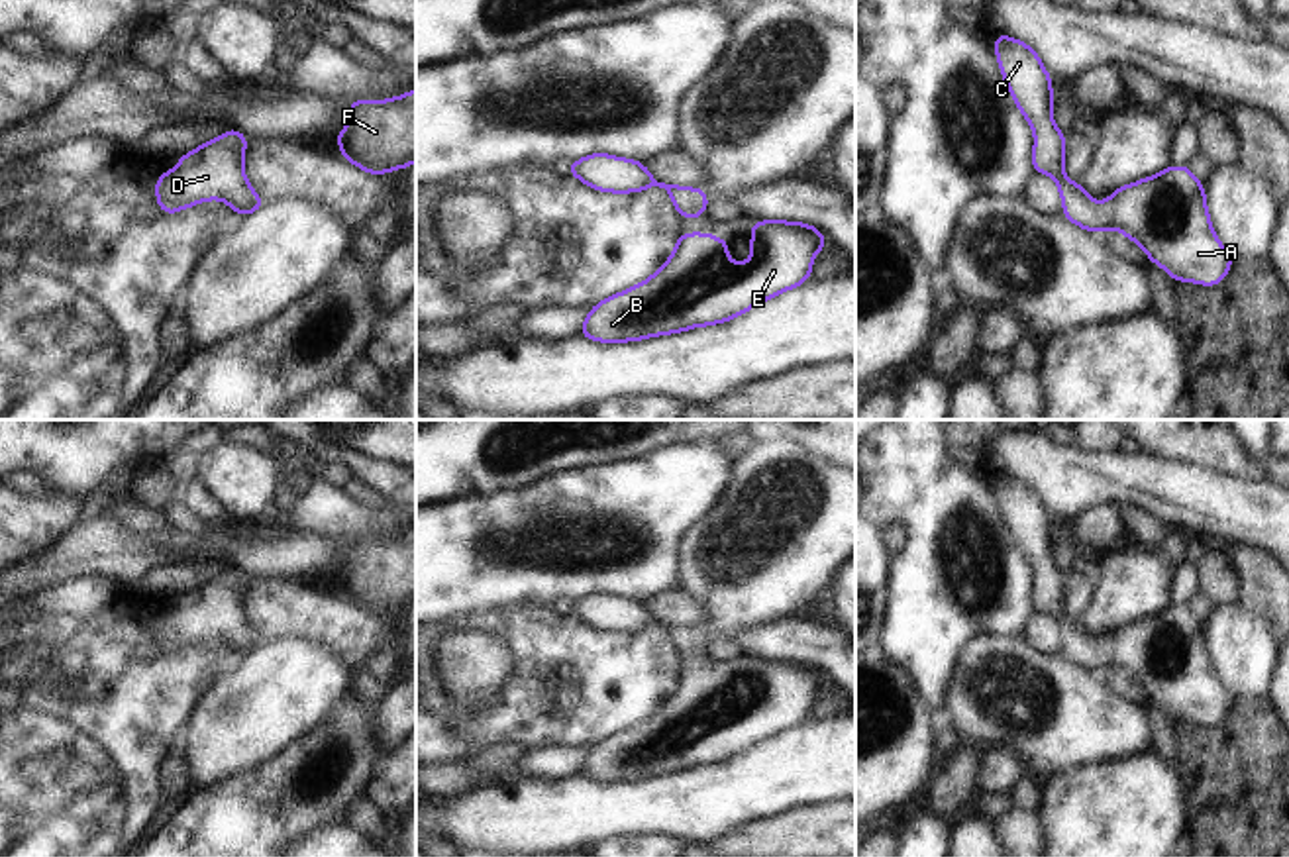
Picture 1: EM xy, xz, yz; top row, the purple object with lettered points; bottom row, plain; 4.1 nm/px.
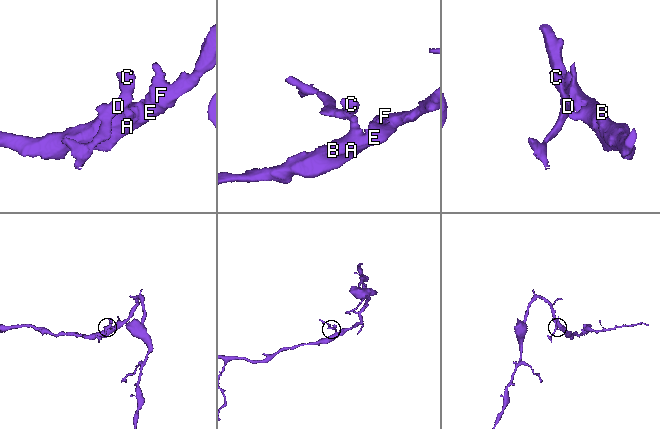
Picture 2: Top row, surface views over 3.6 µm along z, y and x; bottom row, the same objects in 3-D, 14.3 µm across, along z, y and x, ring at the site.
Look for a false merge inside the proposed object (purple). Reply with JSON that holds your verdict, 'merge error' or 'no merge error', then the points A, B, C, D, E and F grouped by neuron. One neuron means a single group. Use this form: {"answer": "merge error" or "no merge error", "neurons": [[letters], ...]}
{"answer": "no merge error", "neurons": [["A", "B", "C", "D", "E", "F"]]}

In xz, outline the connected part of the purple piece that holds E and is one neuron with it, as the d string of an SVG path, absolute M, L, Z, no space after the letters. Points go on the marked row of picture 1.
M757 220L751 261L730 263L726 239L683 233L655 275L593 306L579 333L604 343L640 341L738 318L810 278L814 255L826 245L814 226Z

